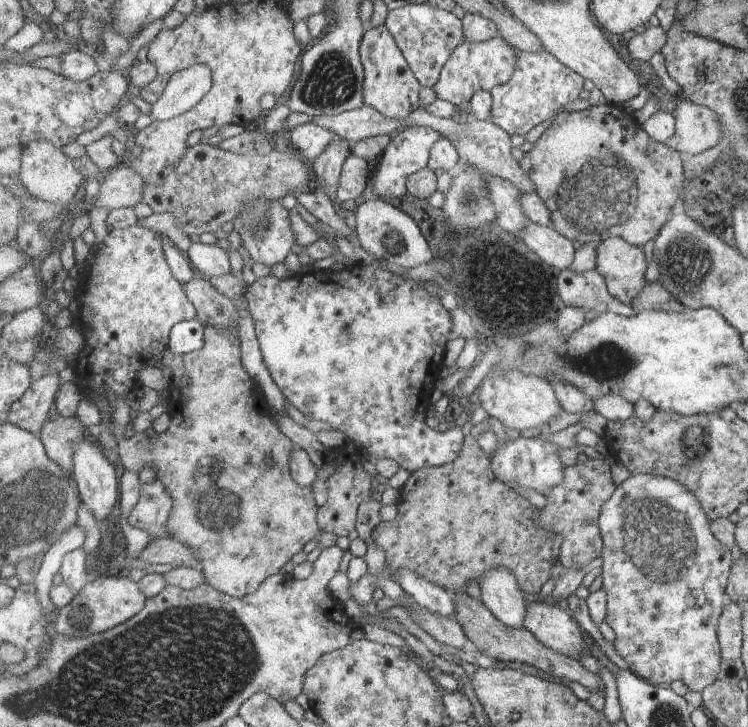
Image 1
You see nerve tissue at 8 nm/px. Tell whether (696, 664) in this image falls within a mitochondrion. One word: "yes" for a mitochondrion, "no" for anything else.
no

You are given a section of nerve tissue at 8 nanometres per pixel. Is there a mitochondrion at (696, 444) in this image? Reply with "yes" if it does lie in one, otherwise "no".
yes

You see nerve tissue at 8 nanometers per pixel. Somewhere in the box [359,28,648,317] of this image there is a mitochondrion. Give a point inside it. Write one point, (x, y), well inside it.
(600, 190)

